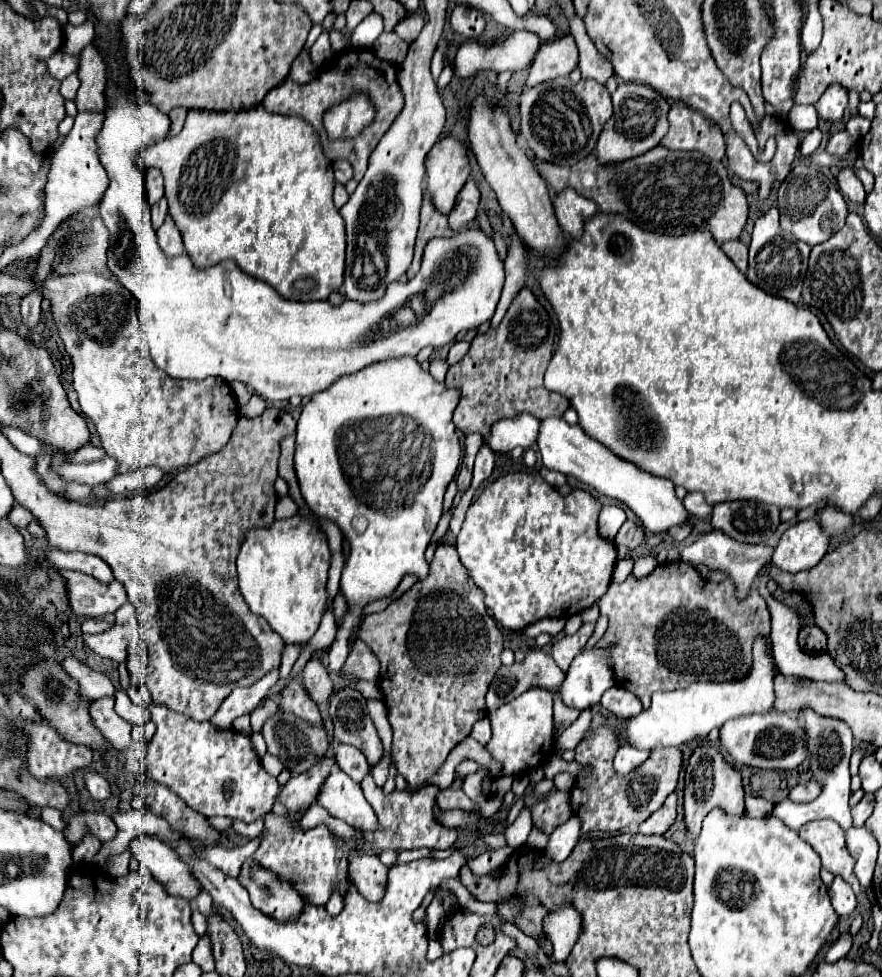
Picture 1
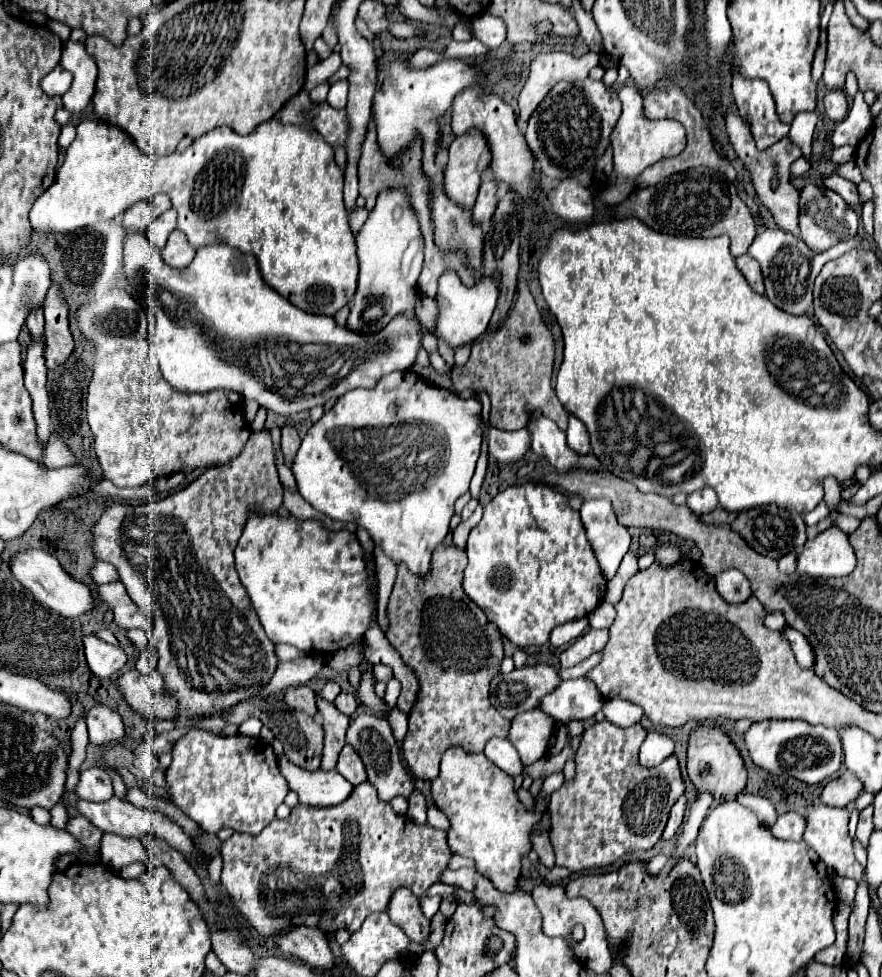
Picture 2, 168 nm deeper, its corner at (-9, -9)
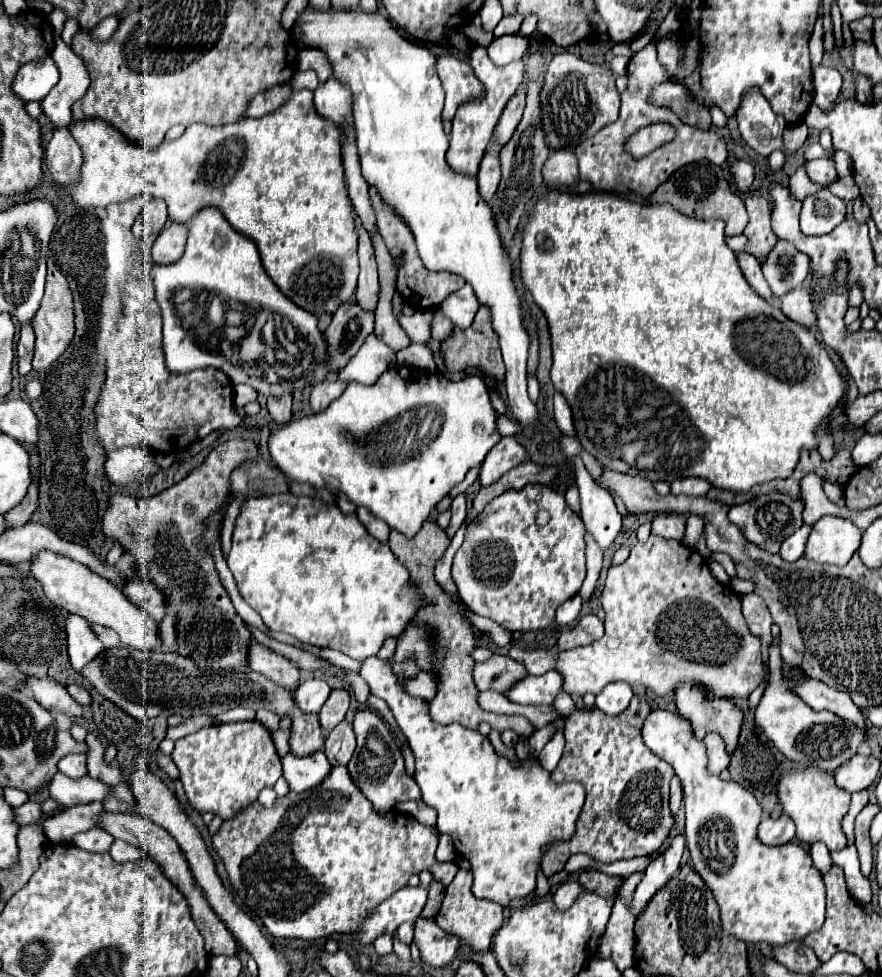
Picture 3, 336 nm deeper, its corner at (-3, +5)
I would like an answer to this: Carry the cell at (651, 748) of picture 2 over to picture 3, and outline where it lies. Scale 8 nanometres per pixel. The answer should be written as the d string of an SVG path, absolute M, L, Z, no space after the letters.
M654 710L644 722L644 744L668 762L676 776L680 778L684 790L684 810L686 810L686 842L690 850L690 858L694 862L696 872L714 892L714 898L722 912L722 926L728 934L744 940L744 942L768 942L768 944L786 944L794 938L802 940L806 934L818 930L824 924L824 886L822 874L814 868L808 852L798 844L782 844L782 846L762 846L756 840L756 828L762 816L762 808L752 796L750 790L736 782L724 782L712 774L708 774L708 756L702 740L694 736L690 720L682 718L676 712Z

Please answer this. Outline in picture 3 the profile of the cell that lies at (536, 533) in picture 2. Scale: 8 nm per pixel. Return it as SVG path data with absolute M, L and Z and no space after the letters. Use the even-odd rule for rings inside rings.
M524 486L522 490L508 490L494 498L494 502L490 502L486 510L468 524L464 542L454 558L452 578L462 602L472 612L494 620L508 632L542 630L554 622L556 608L580 590L586 578L584 546L584 524L566 504L564 494L550 486ZM542 512L546 514L546 522L538 524L538 514Z

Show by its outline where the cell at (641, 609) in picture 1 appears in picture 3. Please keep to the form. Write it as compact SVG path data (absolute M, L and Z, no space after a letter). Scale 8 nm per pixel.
M650 534L644 544L638 542L632 548L624 564L610 566L602 608L606 612L604 636L588 646L558 652L556 656L556 672L562 674L562 688L570 694L598 694L610 682L626 682L650 688L656 696L666 696L680 682L694 682L716 698L746 698L764 680L766 668L760 654L760 638L750 634L738 596L712 576L706 560L696 550L682 546L678 540Z

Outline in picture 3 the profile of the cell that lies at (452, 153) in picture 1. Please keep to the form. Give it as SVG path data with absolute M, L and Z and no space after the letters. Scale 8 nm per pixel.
M474 46L470 52L470 66L476 74L476 78L482 82L484 86L484 94L482 98L474 98L468 100L464 104L458 106L458 112L452 120L452 132L450 132L450 148L446 154L446 160L450 164L450 168L458 170L460 174L472 174L476 176L480 160L486 152L486 146L492 138L492 130L504 110L504 106L508 104L508 100L516 94L516 90L522 84L524 78L524 64L522 62L510 62L508 66L496 66L490 58L486 48L482 46Z

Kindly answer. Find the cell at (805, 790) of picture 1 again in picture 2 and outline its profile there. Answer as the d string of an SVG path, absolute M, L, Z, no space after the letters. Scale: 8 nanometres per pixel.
M846 770L846 774L842 774L840 778L830 780L830 782L824 786L818 802L824 804L824 806L840 806L840 808L844 808L844 806L848 806L852 800L858 798L860 790L862 790L860 780L858 780L852 772Z

